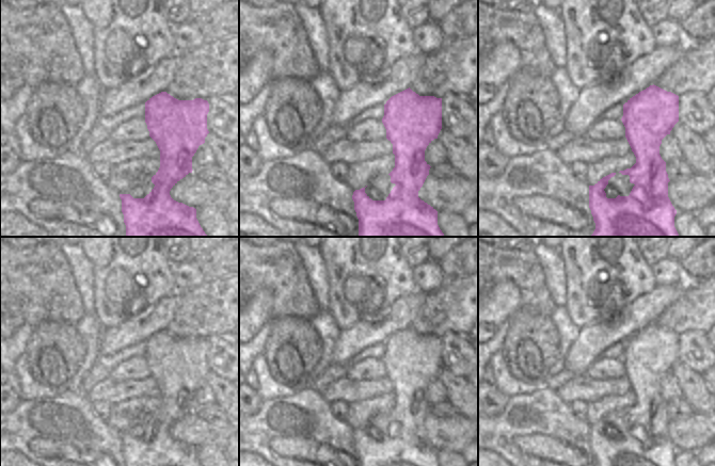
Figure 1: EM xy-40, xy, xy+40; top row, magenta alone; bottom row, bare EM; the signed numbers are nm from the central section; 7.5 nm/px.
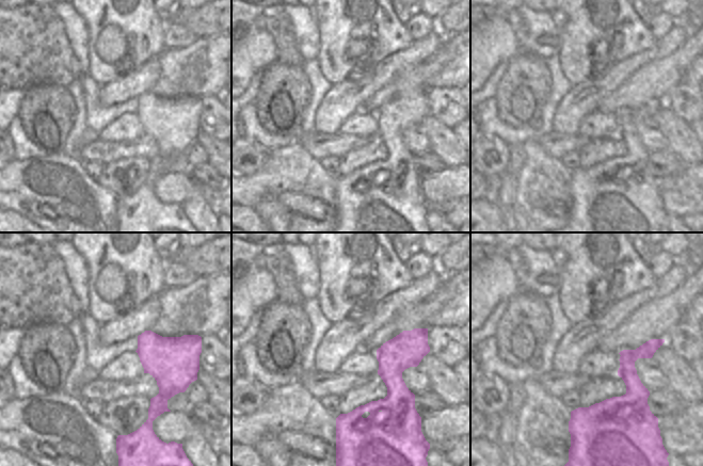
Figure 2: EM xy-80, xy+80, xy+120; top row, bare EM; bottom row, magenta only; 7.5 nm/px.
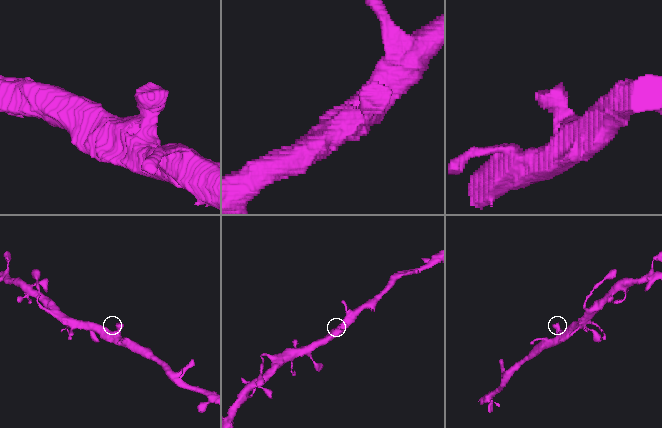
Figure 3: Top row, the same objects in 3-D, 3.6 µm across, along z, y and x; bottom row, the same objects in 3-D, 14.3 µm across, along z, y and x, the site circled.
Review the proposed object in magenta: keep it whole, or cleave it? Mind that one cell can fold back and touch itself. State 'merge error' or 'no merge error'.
no merge error

